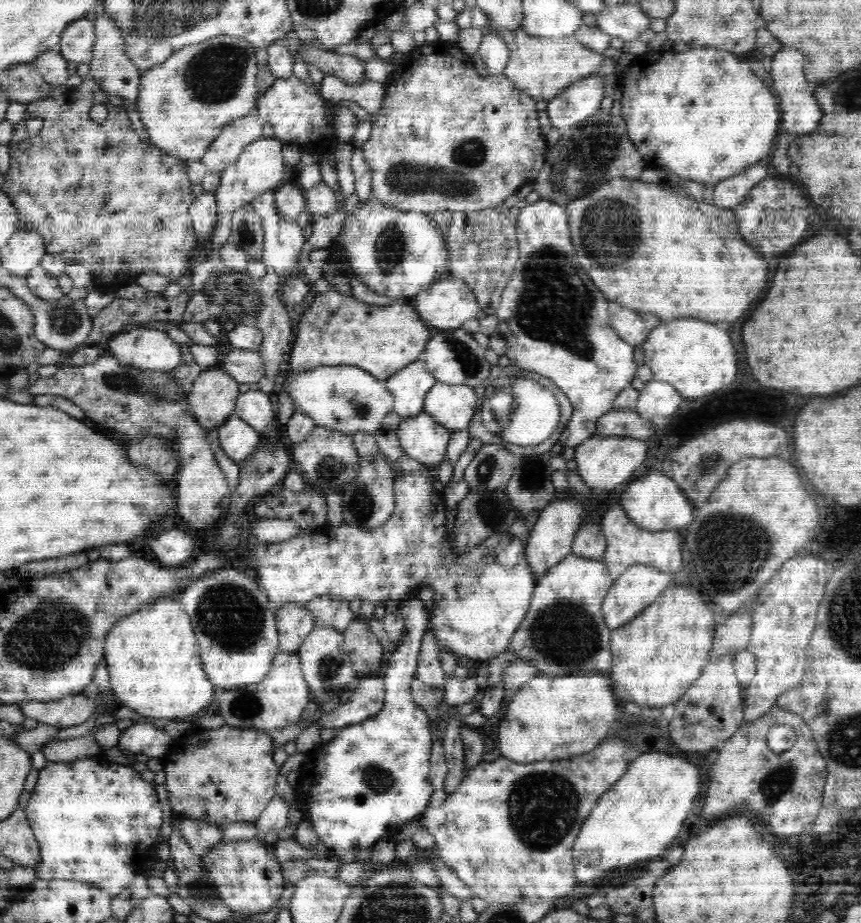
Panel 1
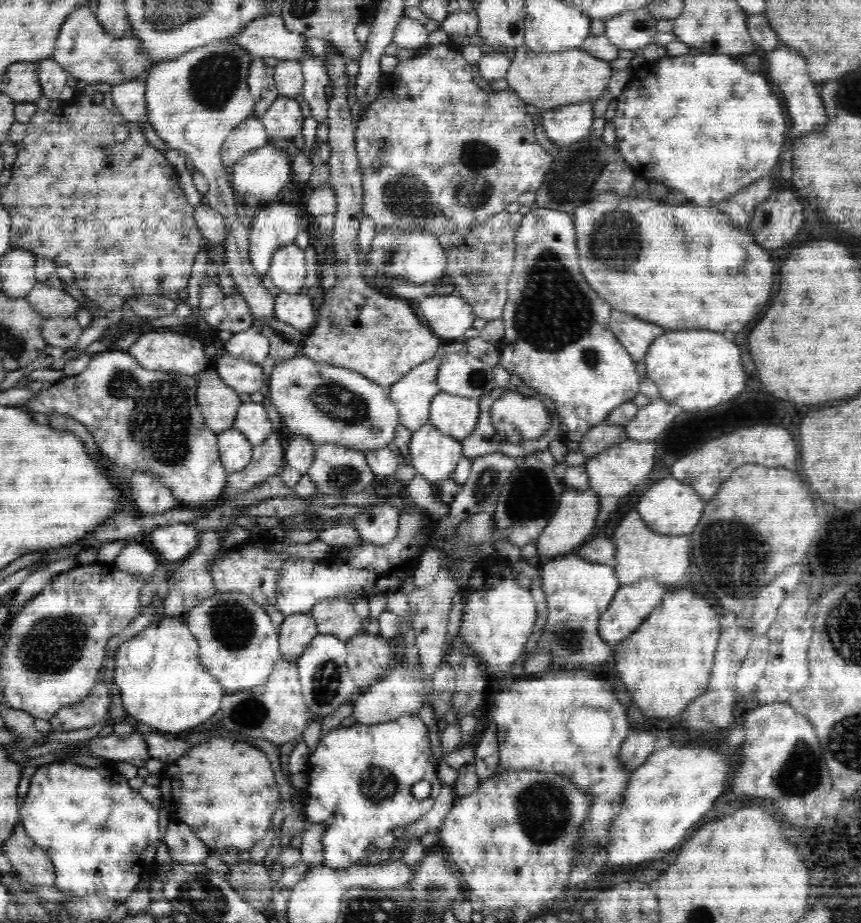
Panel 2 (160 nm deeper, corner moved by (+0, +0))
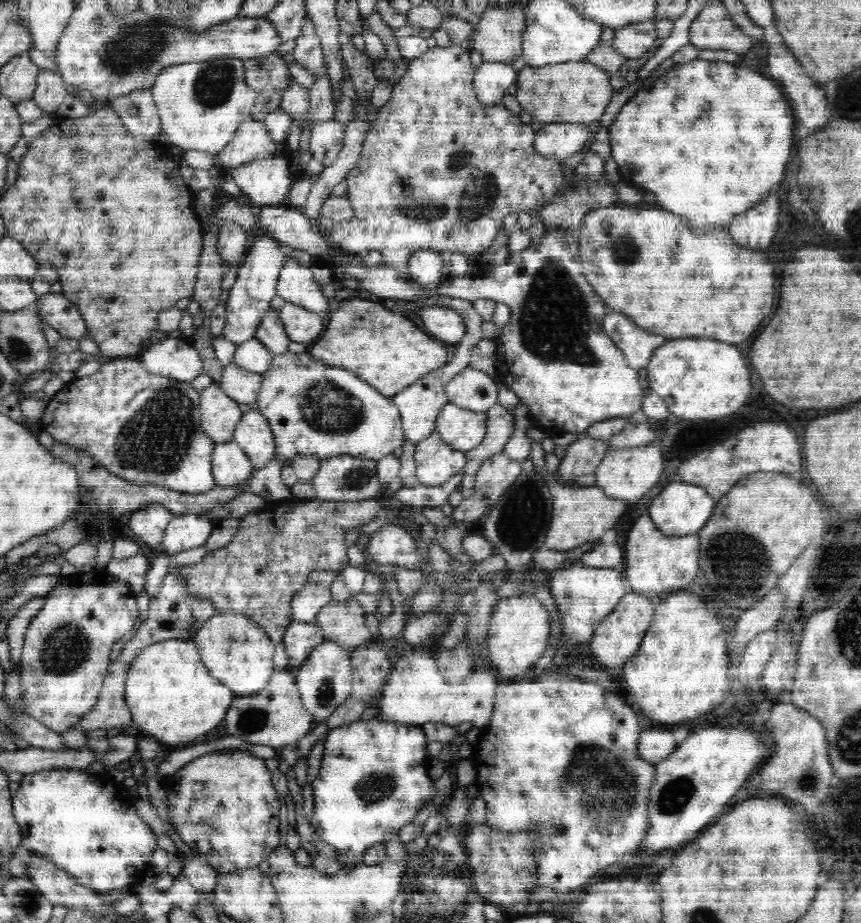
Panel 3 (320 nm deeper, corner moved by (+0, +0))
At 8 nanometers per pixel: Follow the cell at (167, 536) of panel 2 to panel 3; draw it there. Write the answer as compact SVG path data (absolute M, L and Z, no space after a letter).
M208 513L175 515L167 524L162 549L176 554L204 546L214 525Z

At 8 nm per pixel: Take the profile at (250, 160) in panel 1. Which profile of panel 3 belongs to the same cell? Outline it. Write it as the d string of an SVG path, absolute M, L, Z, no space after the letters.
M281 154L252 160L231 171L233 180L251 205L283 205L294 183L289 161Z

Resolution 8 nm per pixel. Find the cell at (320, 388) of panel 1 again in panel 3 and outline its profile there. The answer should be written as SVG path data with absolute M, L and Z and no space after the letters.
M288 351L274 357L272 366L262 374L256 404L270 424L275 438L275 454L282 464L307 455L320 460L349 455L378 461L392 455L406 442L400 412L392 398L380 394L371 384L345 368L317 361L307 351L302 354Z

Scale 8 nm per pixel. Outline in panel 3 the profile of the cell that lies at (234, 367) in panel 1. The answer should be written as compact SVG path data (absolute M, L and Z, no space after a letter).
M233 361L228 366L224 366L220 385L224 393L232 397L236 403L250 405L257 402L261 380L262 374L248 372Z

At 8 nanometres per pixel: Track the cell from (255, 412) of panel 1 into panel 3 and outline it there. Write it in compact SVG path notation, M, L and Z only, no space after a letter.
M251 410L242 415L234 432L234 440L252 462L253 471L265 468L275 456L272 429L266 416L258 410Z

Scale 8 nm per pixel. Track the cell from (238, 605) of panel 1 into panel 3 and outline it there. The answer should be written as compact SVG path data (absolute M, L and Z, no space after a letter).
M215 612L201 625L193 642L212 677L224 680L236 695L253 695L266 688L275 671L272 661L275 644L260 625L243 613Z

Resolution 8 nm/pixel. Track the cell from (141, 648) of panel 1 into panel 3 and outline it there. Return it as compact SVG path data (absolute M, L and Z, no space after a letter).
M170 638L145 645L128 669L124 682L125 699L133 728L172 749L191 745L214 730L224 720L236 696L231 688L208 674L192 640Z

